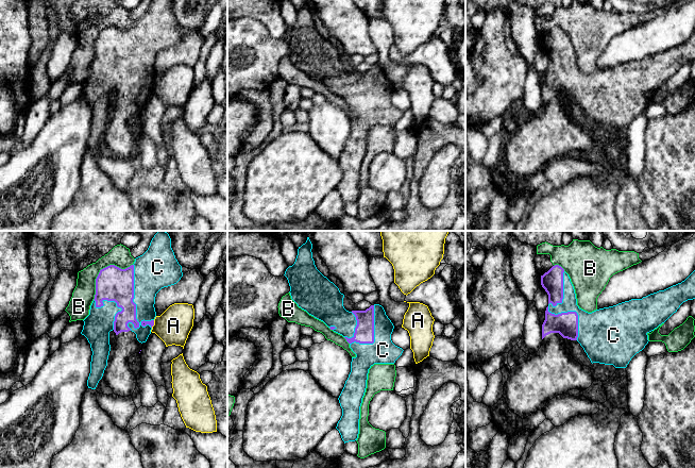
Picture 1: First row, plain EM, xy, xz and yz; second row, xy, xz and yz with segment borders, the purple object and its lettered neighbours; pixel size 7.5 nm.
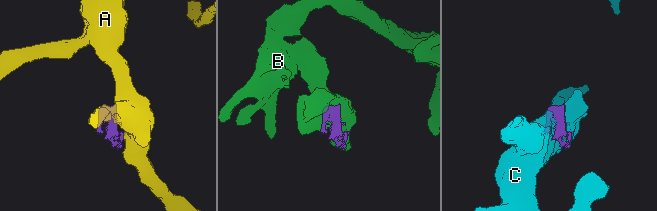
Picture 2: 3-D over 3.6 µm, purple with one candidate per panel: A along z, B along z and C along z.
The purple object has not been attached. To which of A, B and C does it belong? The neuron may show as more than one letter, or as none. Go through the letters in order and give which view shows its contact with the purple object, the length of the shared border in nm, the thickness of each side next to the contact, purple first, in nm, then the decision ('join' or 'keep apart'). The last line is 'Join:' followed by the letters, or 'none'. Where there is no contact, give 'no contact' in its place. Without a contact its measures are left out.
A: xy | 60 nm | 50/260 nm | keep apart
B: xy | 400 nm | 260/160 nm | keep apart
C: xy | 500 nm | 260/280 nm | join
Join: C

